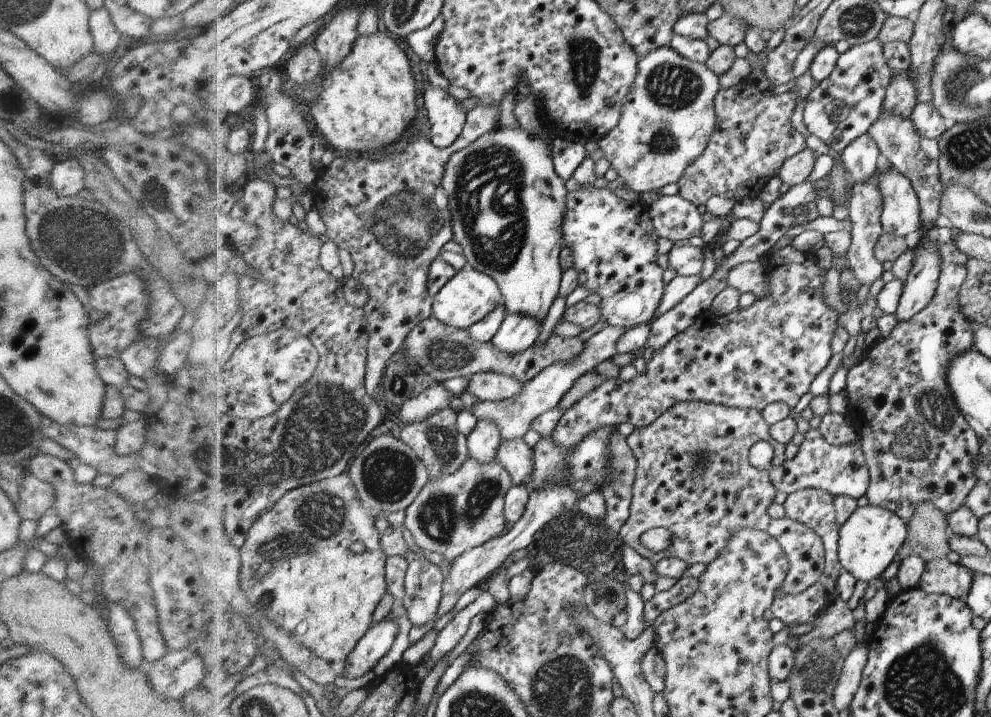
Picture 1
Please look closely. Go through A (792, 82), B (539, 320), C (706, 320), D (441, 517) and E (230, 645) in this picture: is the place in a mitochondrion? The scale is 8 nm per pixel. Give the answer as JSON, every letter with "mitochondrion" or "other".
{"A":"other","B":"other","C":"other","D":"mitochondrion","E":"other"}

